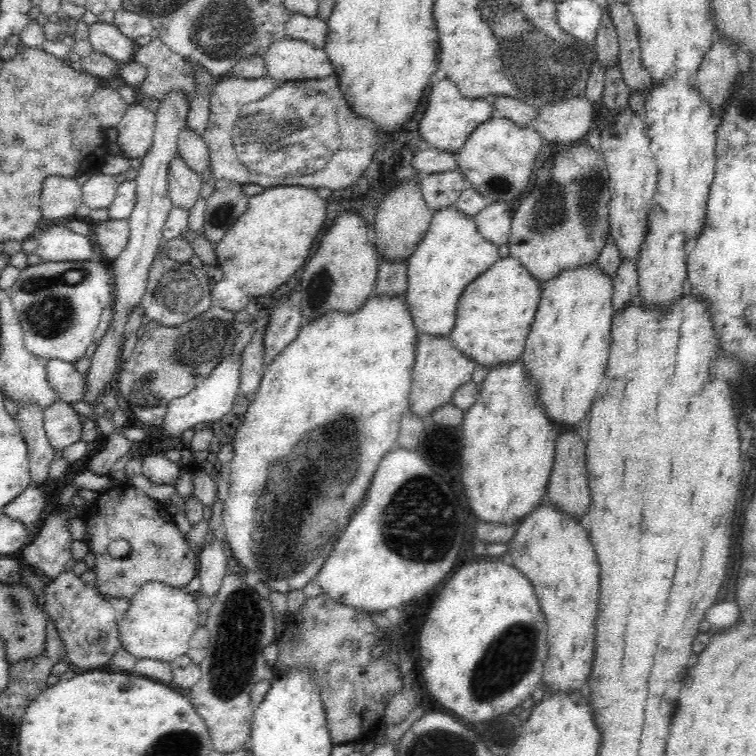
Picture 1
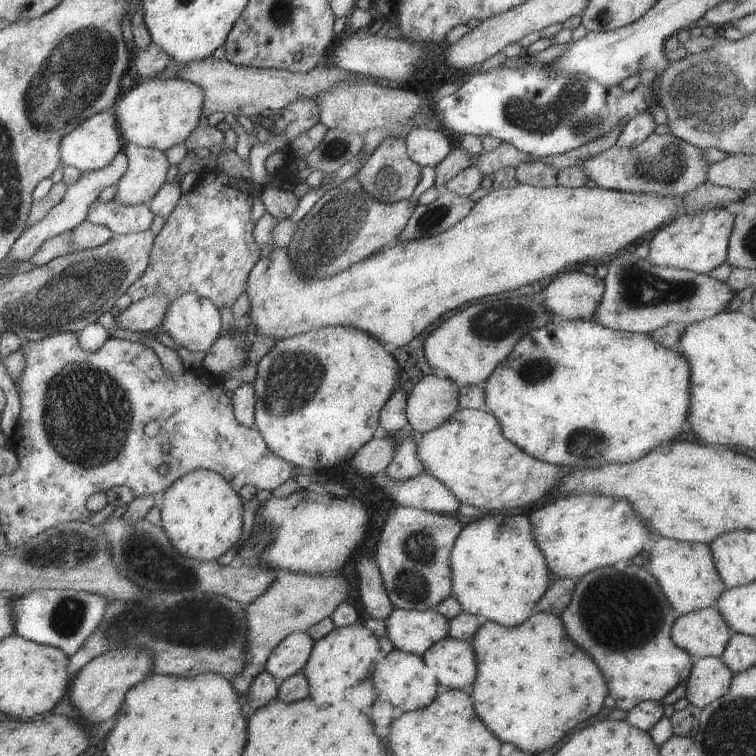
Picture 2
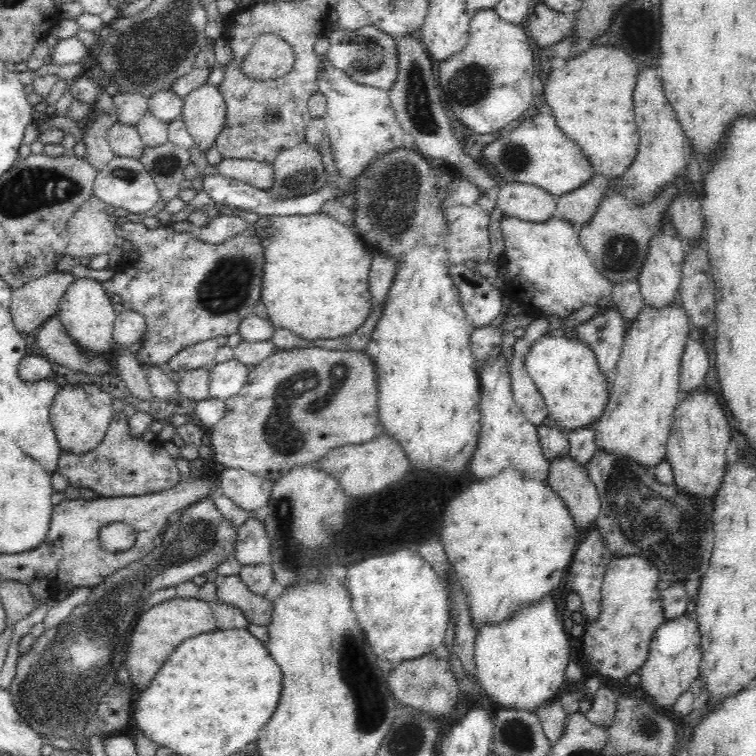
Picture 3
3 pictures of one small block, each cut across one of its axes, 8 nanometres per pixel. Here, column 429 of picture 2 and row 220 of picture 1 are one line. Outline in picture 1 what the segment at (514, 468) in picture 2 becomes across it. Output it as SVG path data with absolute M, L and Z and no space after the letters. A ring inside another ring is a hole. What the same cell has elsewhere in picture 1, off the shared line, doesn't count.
M456 206L434 211L428 231L406 262L407 289L404 295L416 332L448 337L454 328L464 288L500 258L498 246L480 235L474 217L462 214Z

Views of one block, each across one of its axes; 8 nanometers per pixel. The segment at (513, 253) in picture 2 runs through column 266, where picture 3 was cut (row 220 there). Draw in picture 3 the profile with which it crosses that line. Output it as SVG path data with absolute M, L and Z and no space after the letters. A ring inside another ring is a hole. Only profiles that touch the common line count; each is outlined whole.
M320 212L318 214L310 214L310 216L260 216L253 223L253 227L258 237L262 239L262 249L264 249L261 302L266 305L269 313L268 319L275 327L291 330L294 334L304 337L308 341L318 338L338 338L354 332L373 312L367 278L369 277L374 252L366 247L364 241L347 224L338 222L328 216L328 214Z

